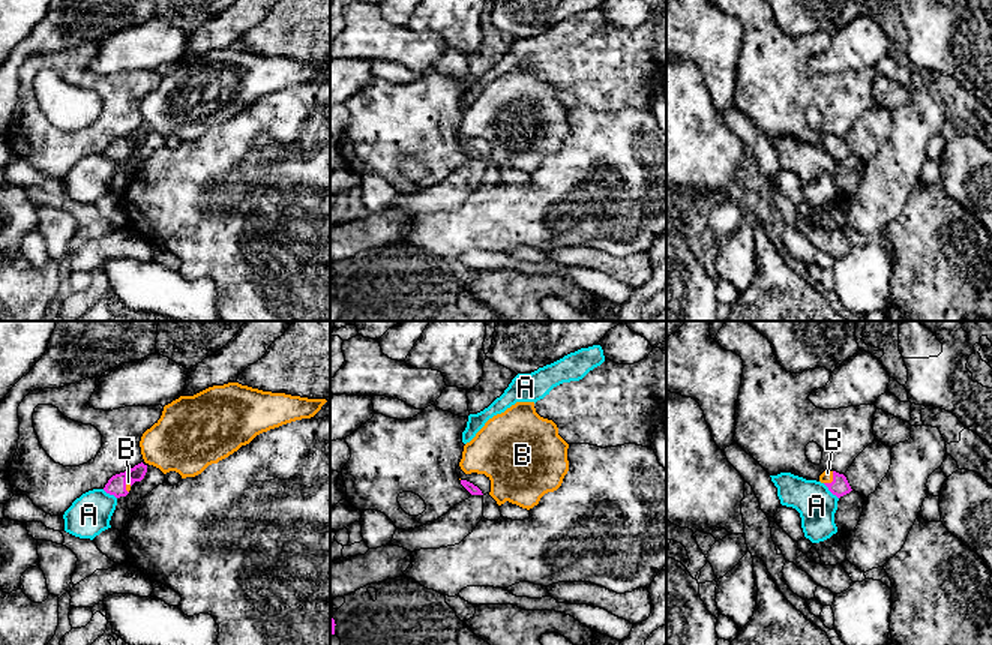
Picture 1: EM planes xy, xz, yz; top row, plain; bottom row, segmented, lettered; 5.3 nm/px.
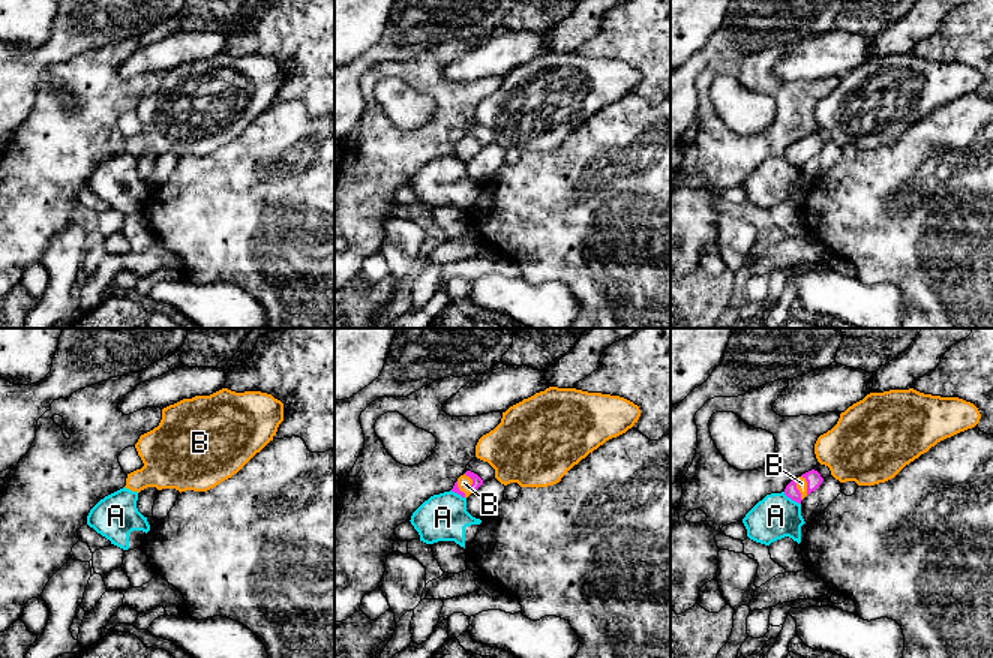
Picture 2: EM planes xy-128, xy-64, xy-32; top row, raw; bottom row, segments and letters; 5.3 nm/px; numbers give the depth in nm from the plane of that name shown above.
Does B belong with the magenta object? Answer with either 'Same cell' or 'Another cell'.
Same cell

